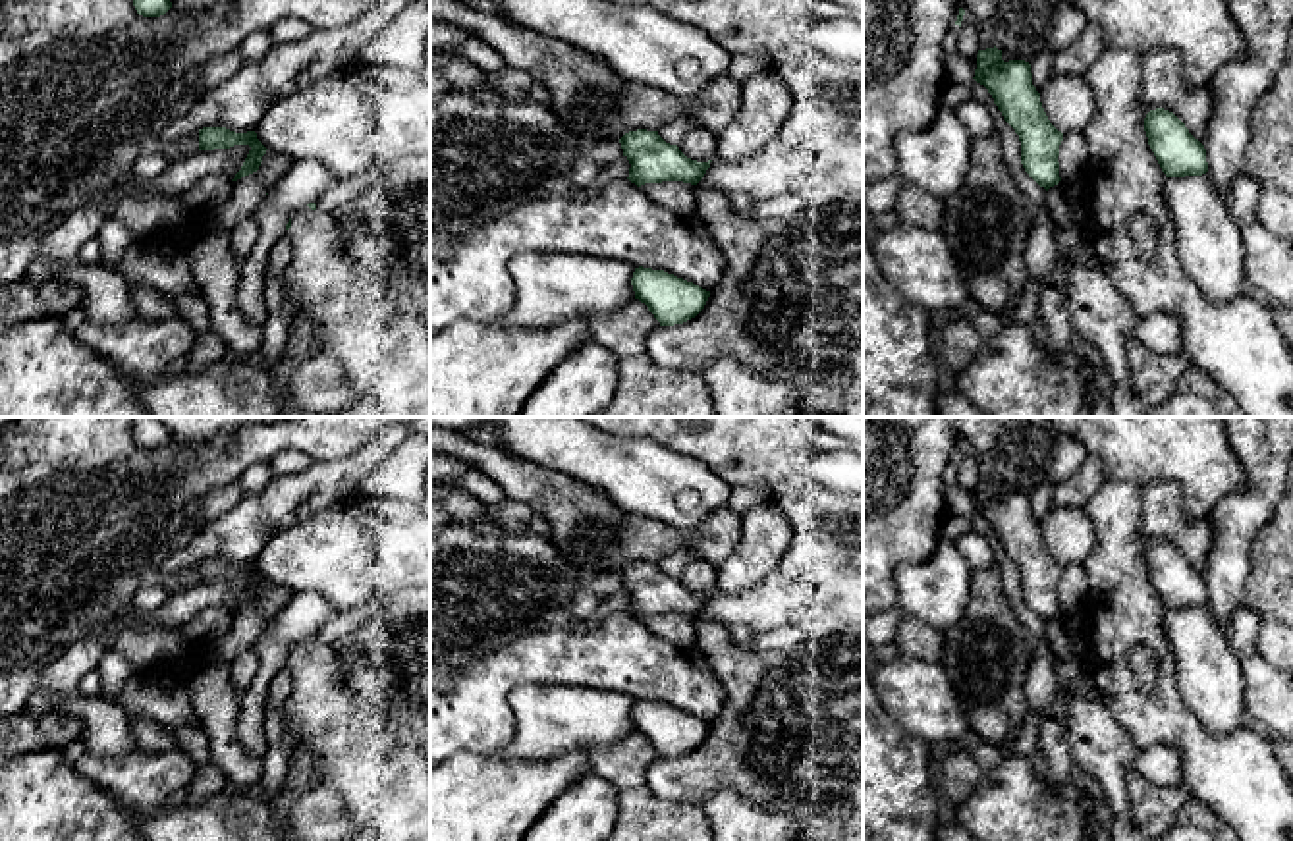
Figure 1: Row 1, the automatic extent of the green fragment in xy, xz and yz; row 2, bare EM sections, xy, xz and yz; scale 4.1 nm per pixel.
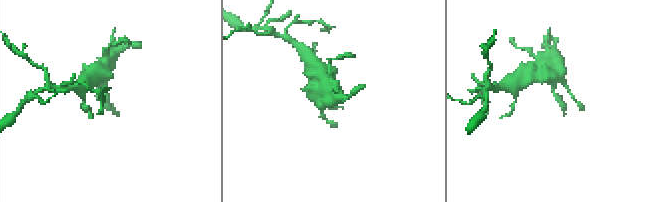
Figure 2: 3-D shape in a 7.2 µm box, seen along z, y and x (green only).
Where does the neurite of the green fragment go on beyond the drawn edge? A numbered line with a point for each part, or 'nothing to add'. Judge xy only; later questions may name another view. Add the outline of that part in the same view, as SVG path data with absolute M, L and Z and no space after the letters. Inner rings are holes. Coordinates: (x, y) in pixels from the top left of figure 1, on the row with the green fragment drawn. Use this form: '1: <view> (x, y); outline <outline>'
1: xy (386, 355); outline M303 206L293 212L286 233L293 253L284 272L284 285L299 299L299 318L309 320L322 336L322 351L330 353L345 370L355 401L330 417L430 417L430 316L405 309L398 311L396 295L378 280L367 276L340 243L338 222L332 214Z

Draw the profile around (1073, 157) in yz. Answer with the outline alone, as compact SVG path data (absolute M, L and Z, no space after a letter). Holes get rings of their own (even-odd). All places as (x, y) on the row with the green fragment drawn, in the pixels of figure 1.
M1065 133L1059 145L1059 177L1067 187L1077 187L1083 183L1087 166L1088 166L1088 150L1083 133Z

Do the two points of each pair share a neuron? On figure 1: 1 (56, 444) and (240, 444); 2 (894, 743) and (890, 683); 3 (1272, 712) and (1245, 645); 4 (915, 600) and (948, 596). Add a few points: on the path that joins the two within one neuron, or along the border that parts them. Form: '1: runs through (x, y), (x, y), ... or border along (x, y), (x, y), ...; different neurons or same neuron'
1: runs through (103, 465), (193, 465); same neuron
2: border along (882, 705), (909, 732), (929, 743); different neurons
3: runs through (1270, 695), (1253, 662); same neuron
4: runs through (923, 596), (940, 596); same neuron

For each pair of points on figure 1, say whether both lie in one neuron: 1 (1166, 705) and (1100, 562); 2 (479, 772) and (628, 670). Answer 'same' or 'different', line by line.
1: same
2: different

